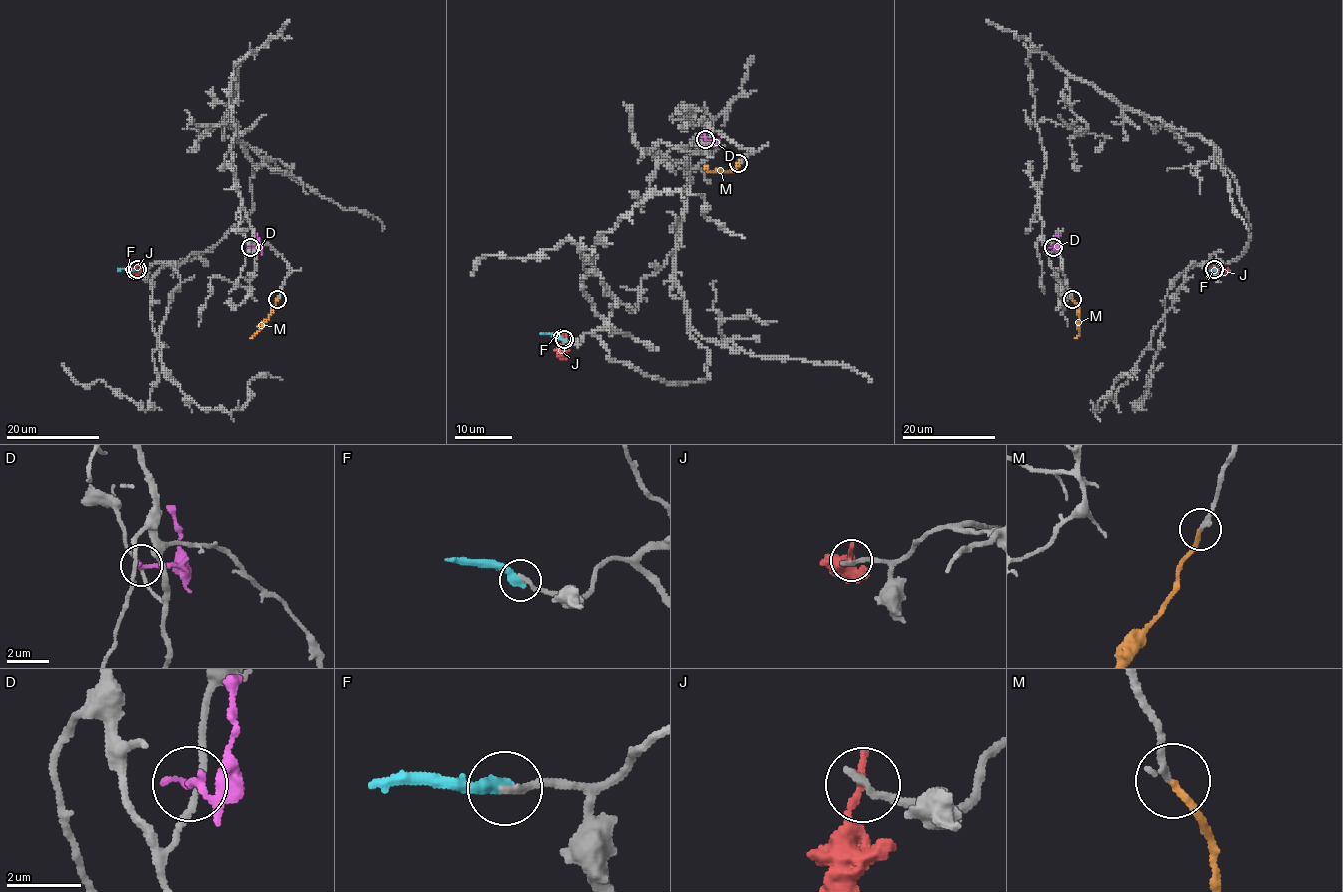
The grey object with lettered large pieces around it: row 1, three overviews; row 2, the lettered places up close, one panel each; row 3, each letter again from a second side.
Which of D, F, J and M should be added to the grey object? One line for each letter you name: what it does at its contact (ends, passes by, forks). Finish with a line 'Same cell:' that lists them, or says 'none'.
M: it ends
Same cell: M

